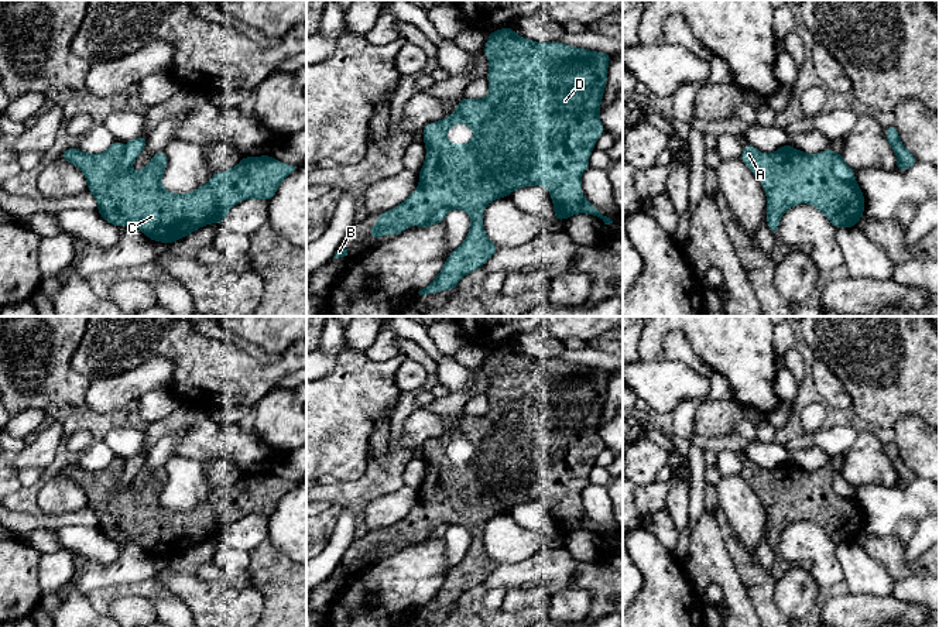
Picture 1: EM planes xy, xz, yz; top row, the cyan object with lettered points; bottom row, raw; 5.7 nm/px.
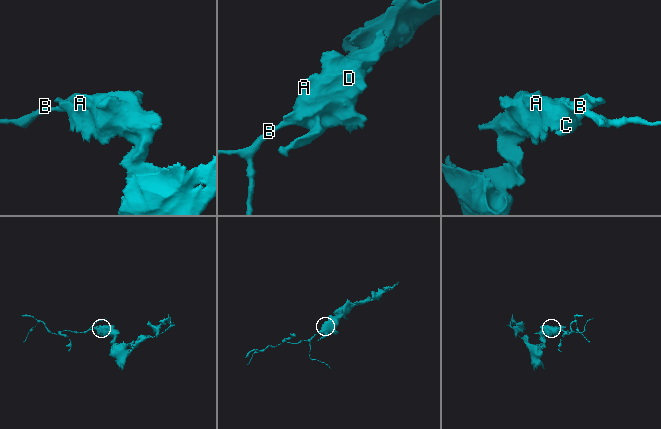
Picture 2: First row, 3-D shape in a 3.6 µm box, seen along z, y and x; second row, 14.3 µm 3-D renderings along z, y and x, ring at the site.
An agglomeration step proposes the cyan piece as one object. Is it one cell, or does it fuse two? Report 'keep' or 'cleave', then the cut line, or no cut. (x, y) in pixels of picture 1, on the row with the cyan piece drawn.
cleave; cut yz (835, 154), (833, 172), (839, 178), (856, 184)

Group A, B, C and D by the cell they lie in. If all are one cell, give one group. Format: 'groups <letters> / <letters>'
groups A C D / B

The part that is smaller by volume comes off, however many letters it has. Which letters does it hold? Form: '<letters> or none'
B

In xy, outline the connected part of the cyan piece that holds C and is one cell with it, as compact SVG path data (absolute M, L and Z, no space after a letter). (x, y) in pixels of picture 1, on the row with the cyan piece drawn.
M116 140L102 154L88 154L73 147L62 153L62 160L76 165L88 181L88 189L97 201L97 212L102 217L120 227L133 225L148 239L161 243L172 243L191 234L196 229L209 223L220 225L229 210L244 199L271 201L278 185L297 167L287 165L273 157L247 157L239 164L223 172L216 172L203 186L191 193L172 193L161 186L161 178L167 168L168 158L164 151L154 154L147 167L138 172L131 168L120 171L123 158L120 140Z

